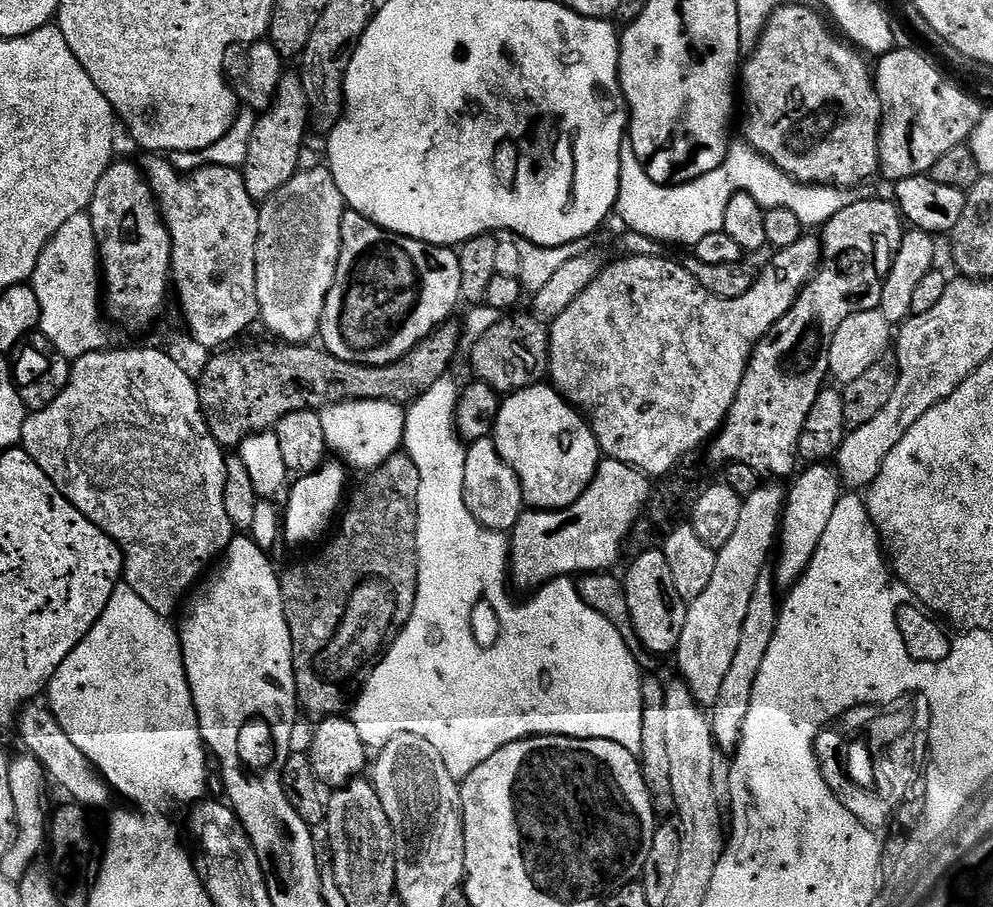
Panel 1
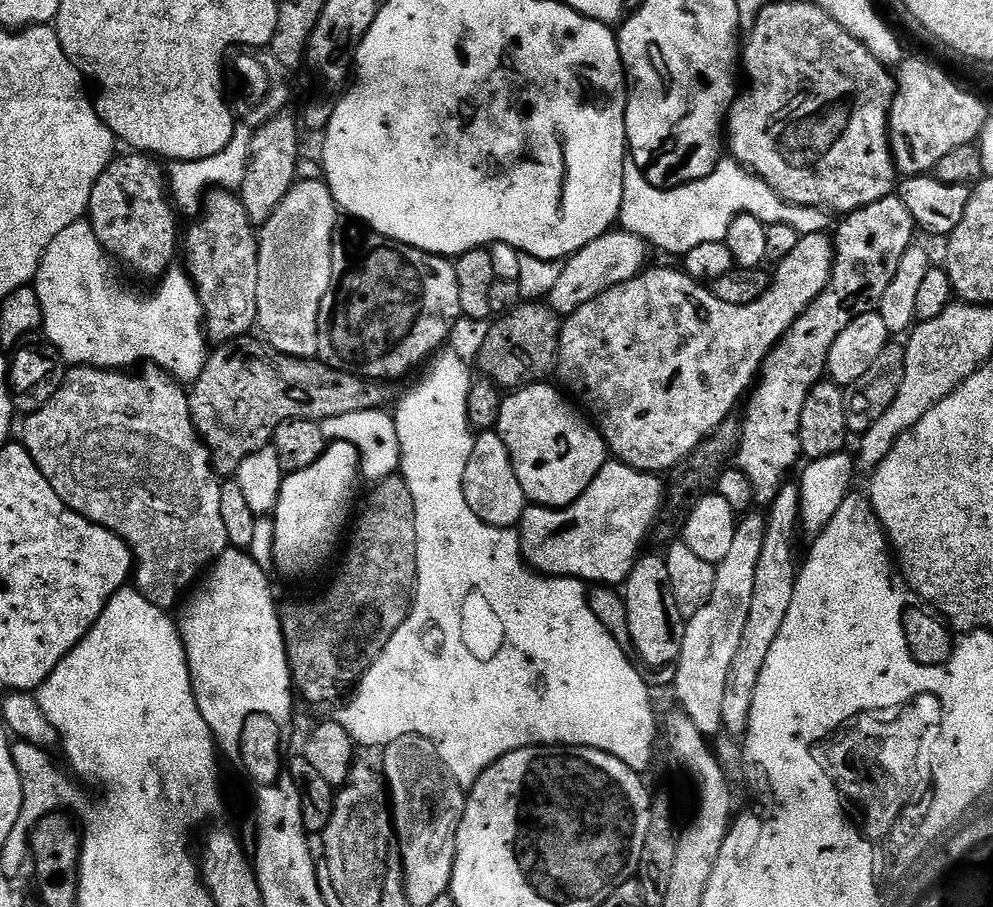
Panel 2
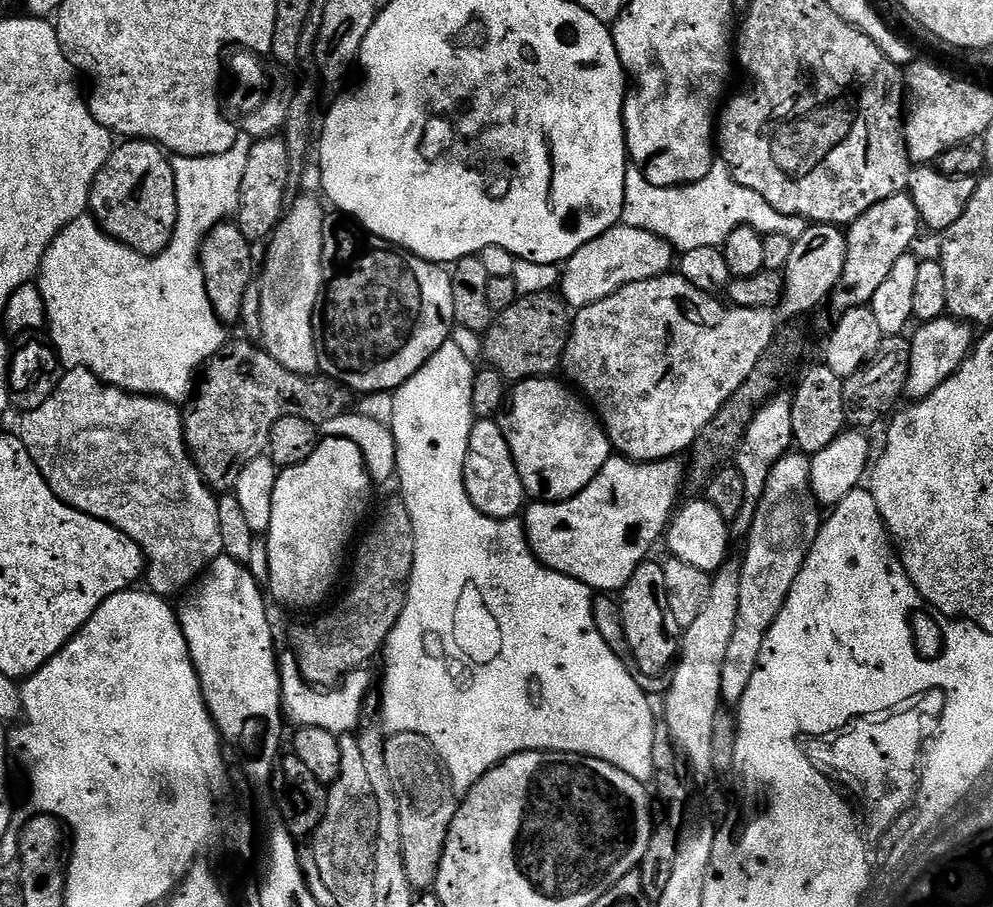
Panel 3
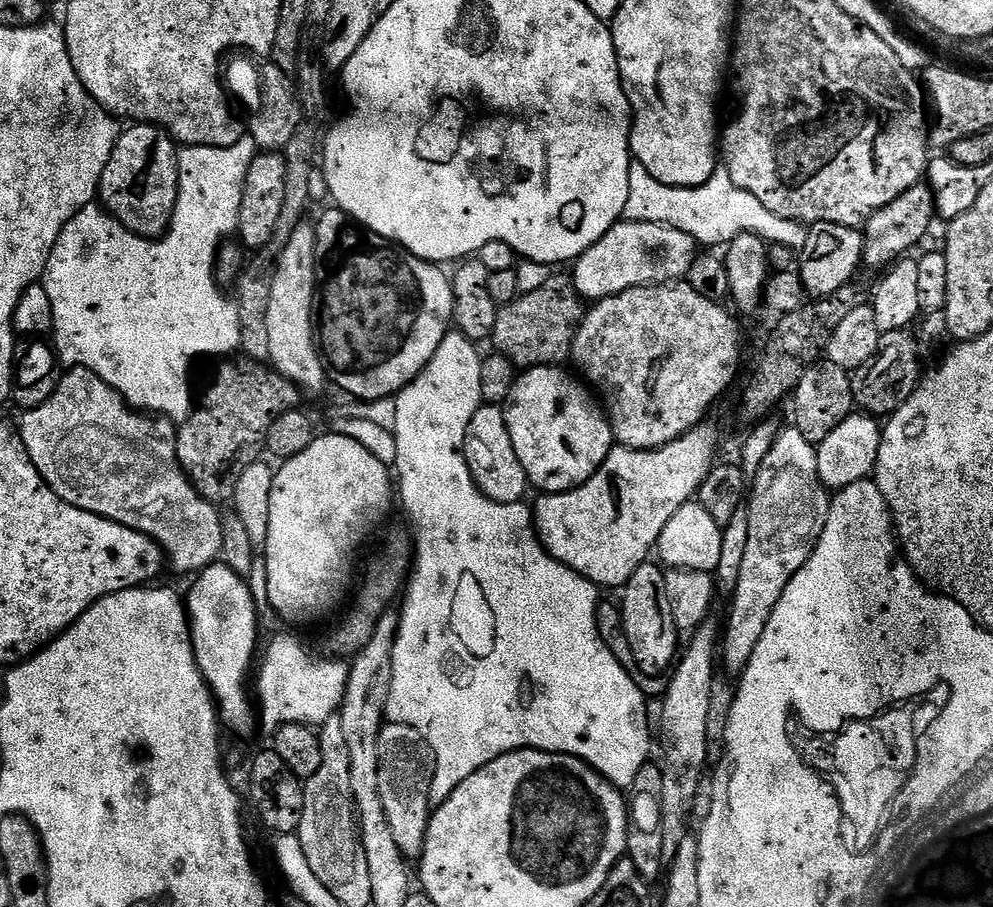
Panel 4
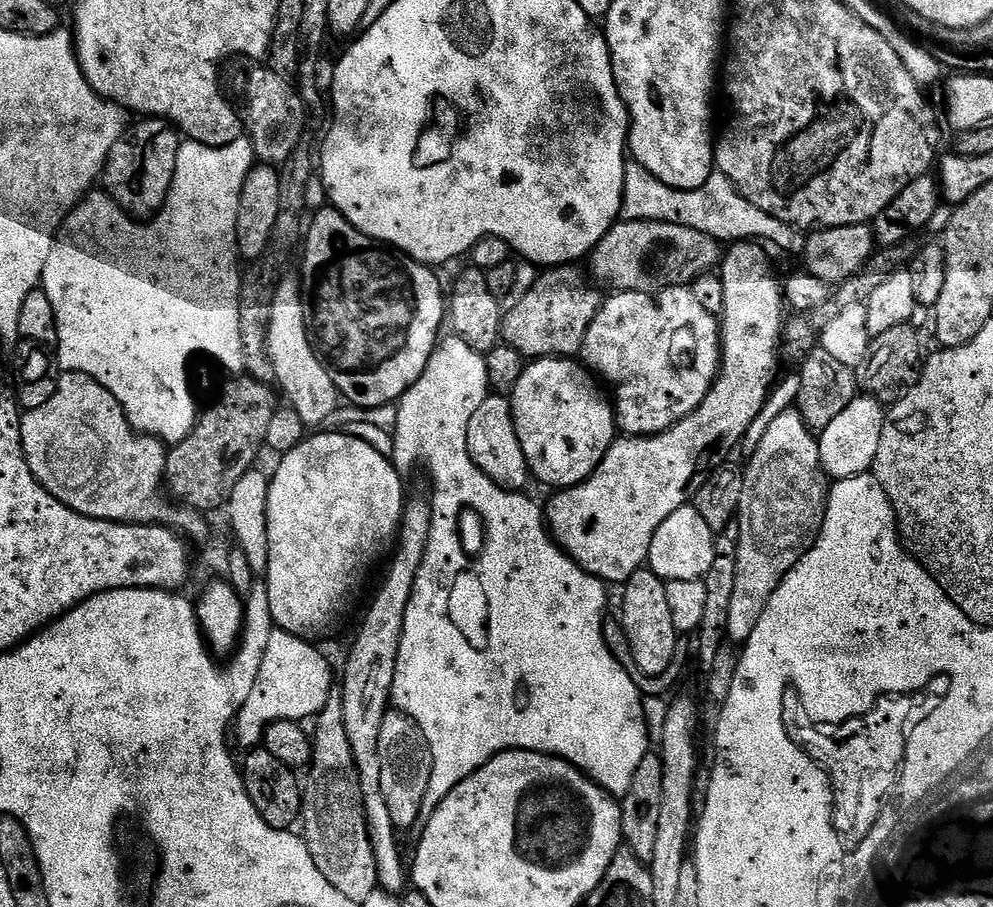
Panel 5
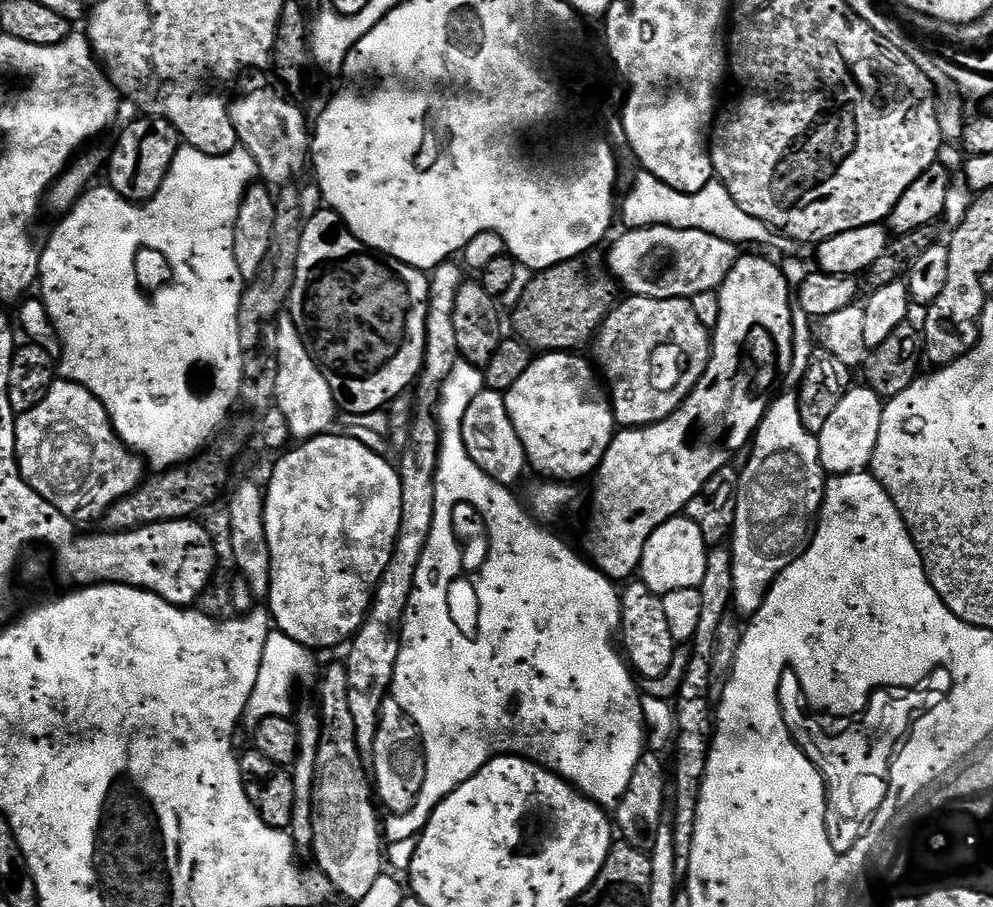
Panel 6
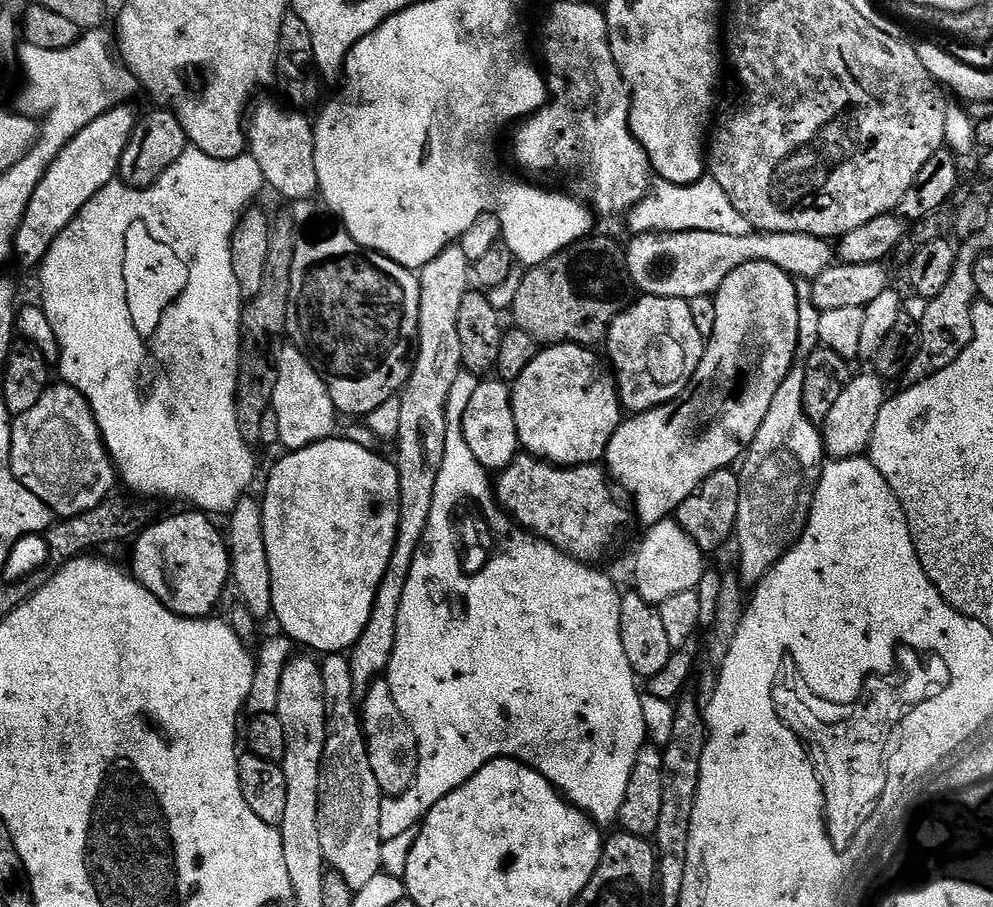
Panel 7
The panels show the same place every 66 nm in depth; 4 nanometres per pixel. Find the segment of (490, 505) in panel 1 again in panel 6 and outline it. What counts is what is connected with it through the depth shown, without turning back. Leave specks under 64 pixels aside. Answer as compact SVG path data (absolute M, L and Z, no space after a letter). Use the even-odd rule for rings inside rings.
M485 387L483 392L470 402L470 410L466 410L466 418L462 418L462 438L466 442L466 450L474 462L490 478L499 484L515 485L515 480L529 467L528 455L522 446L522 438L518 438L518 430L514 430L514 422L510 422L510 410L504 401L505 393L495 392Z

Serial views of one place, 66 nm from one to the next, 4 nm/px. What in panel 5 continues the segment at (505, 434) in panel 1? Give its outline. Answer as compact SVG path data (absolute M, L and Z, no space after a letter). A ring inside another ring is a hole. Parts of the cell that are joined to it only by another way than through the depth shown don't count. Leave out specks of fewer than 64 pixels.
M572 358L532 360L525 367L522 378L518 378L518 386L514 386L510 393L514 426L518 430L518 442L522 442L522 454L528 463L529 473L535 479L537 476L542 483L549 484L552 490L573 488L592 476L618 436L616 413L609 397L608 400L604 397L605 389L583 363L576 362Z

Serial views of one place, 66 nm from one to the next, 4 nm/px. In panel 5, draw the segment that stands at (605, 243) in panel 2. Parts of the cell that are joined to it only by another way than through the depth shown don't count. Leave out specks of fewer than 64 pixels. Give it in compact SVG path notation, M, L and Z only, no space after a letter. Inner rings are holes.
M624 220L613 224L612 229L592 249L590 272L601 285L609 284L609 289L618 292L658 293L663 288L683 288L691 285L692 281L704 275L705 272L713 271L721 259L721 245L705 232L699 232L681 224L668 224L665 220Z

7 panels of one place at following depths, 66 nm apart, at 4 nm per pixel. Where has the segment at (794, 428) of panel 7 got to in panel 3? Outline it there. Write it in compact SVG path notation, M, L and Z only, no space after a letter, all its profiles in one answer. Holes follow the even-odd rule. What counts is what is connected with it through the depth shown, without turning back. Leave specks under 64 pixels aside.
M789 450L770 470L770 478L759 489L760 501L756 504L756 513L752 516L752 525L748 528L748 549L744 552L744 564L740 569L740 589L738 590L738 620L734 622L734 634L730 637L730 646L726 649L726 662L722 662L722 686L720 699L725 705L739 705L746 686L758 666L758 654L762 654L762 642L770 626L778 618L794 578L802 570L806 558L812 549L812 543L818 538L822 523L822 505L816 500L811 489L811 462L807 455L799 450Z

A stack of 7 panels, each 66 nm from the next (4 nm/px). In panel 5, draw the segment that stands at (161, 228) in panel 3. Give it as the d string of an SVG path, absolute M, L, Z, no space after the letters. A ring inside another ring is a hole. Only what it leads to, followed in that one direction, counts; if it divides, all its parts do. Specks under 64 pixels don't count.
M140 118L124 129L122 138L110 150L108 162L104 165L102 184L109 196L133 218L151 218L163 208L174 182L174 170L178 166L178 150L182 143L179 131L168 121L159 118Z

